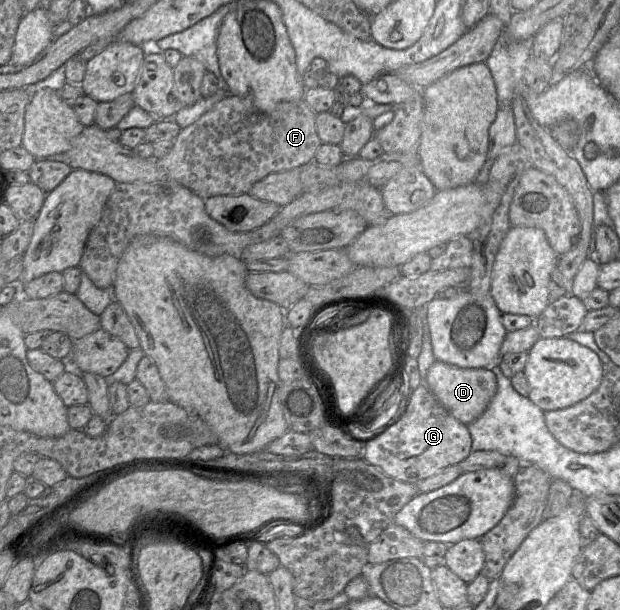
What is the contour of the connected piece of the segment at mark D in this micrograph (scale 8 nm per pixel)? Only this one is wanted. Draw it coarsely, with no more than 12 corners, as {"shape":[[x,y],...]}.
{"shape":[[437,360],[426,385],[465,425],[497,392],[491,370]]}

